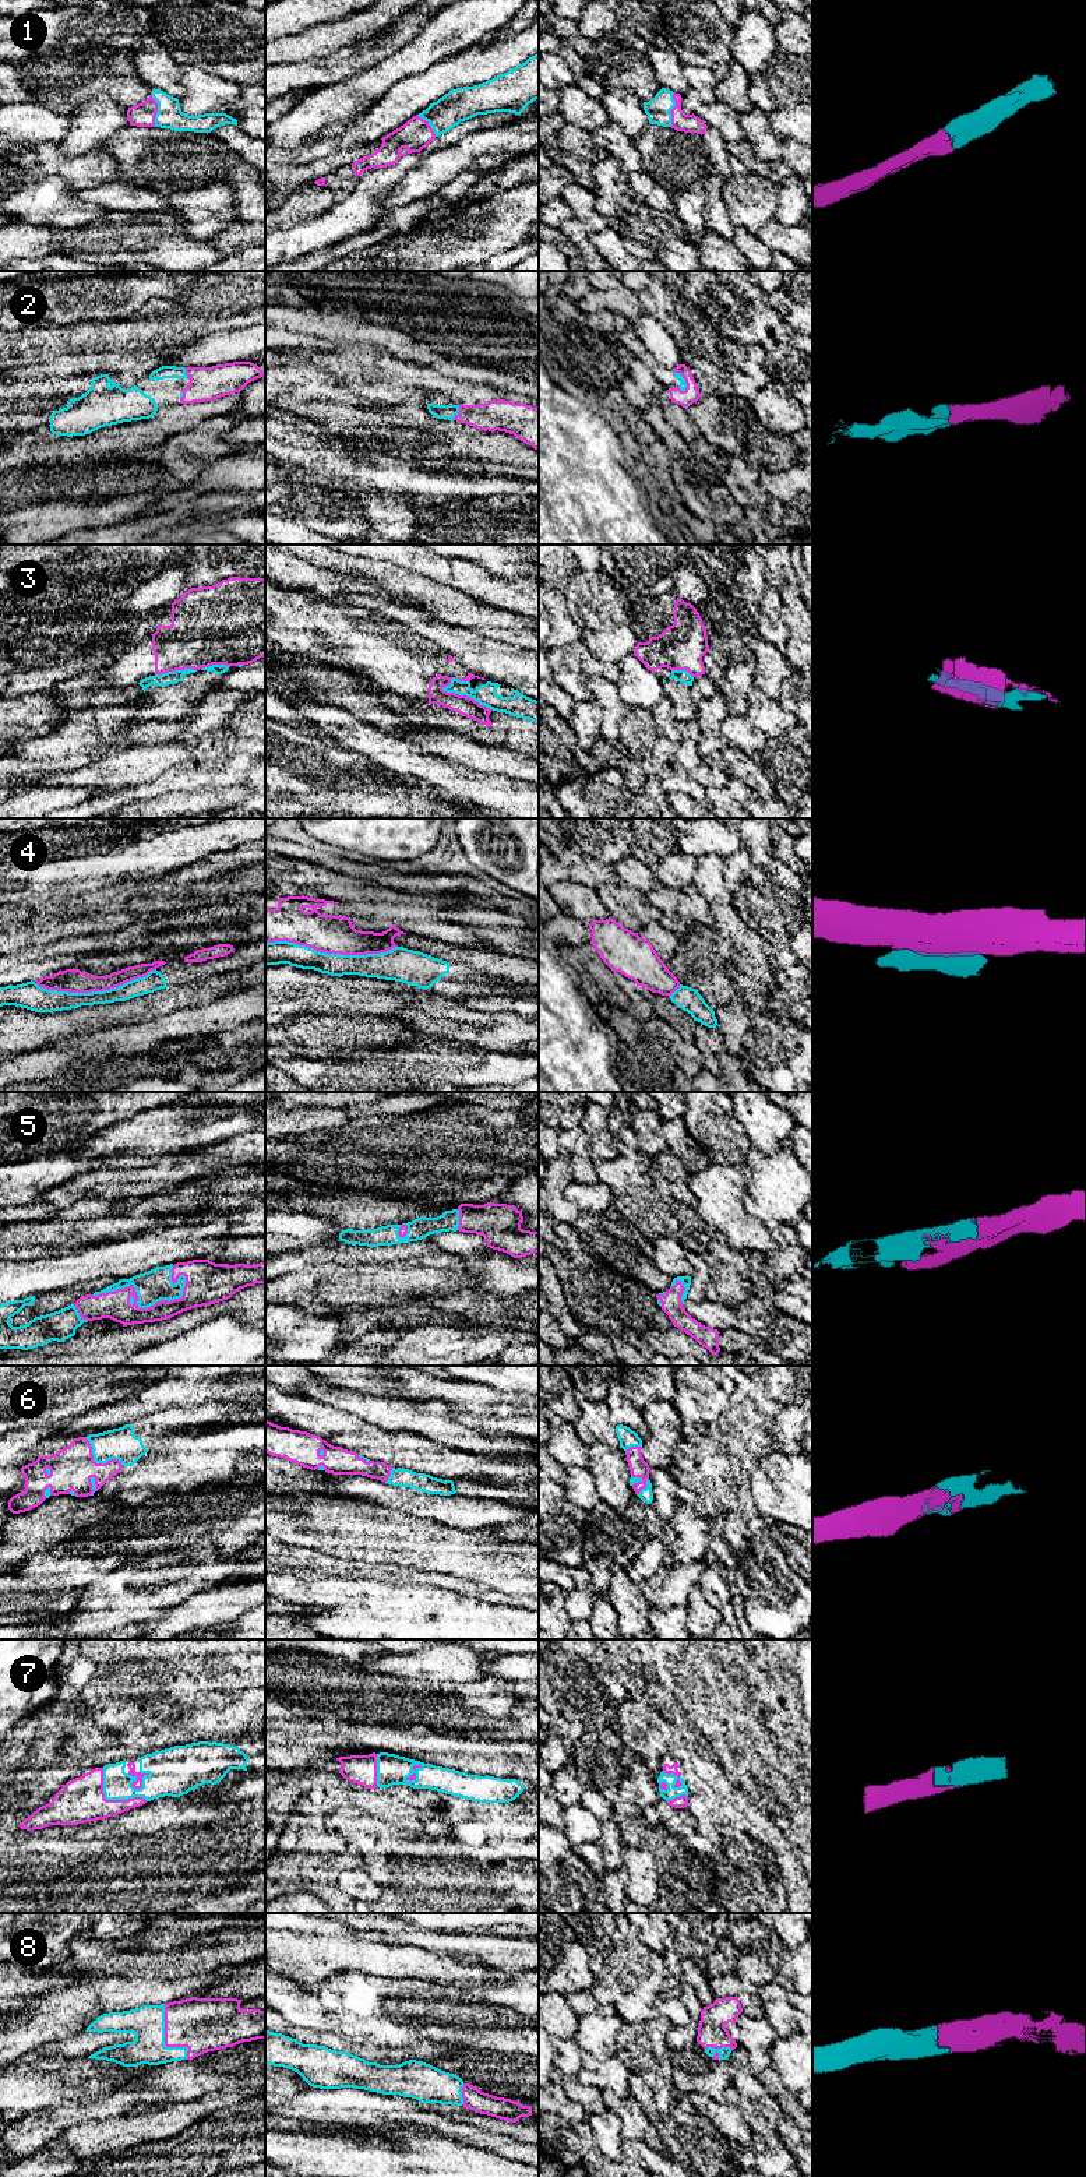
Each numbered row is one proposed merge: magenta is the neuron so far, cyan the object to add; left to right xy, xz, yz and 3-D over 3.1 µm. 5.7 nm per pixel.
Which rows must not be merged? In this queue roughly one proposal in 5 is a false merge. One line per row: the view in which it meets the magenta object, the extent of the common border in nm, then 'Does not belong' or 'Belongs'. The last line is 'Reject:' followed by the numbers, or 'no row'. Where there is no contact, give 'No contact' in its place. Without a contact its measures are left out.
1: Touches magenta in xy. Shared border 200 nm. Belongs
2: Touches magenta in yz. Shared border 130 nm. Belongs
3: Touches magenta in xz. Shared border 340 nm. Does not belong
4: Touches magenta in xz. Shared border 750 nm. Does not belong
5: Touches magenta in xy. Shared border 550 nm. Belongs
6: Touches magenta in xy. Shared border 280 nm. Belongs
7: Touches magenta in xy. Shared border 320 nm. Belongs
8: Touches magenta in xy. Shared border 340 nm. Belongs
Reject: 3, 4

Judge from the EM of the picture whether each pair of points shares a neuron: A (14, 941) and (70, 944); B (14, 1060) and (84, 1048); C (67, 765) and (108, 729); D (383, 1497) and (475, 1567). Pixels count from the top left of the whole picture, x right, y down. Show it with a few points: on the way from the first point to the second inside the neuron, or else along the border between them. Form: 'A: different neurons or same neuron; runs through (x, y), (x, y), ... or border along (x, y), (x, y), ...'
A: different neurons; border along (28, 943), (14, 953)
B: same neuron; runs through (31, 1060), (56, 1059), (67, 1052)
C: different neurons; border along (77, 754), (64, 758)
D: different neurons; border along (387, 1507), (436, 1521)

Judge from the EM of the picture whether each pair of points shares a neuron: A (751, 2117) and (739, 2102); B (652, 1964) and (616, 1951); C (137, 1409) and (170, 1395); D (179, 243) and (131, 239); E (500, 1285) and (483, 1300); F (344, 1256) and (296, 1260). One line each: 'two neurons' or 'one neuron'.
A: one neuron
B: one neuron
C: one neuron
D: one neuron
E: two neurons
F: one neuron

